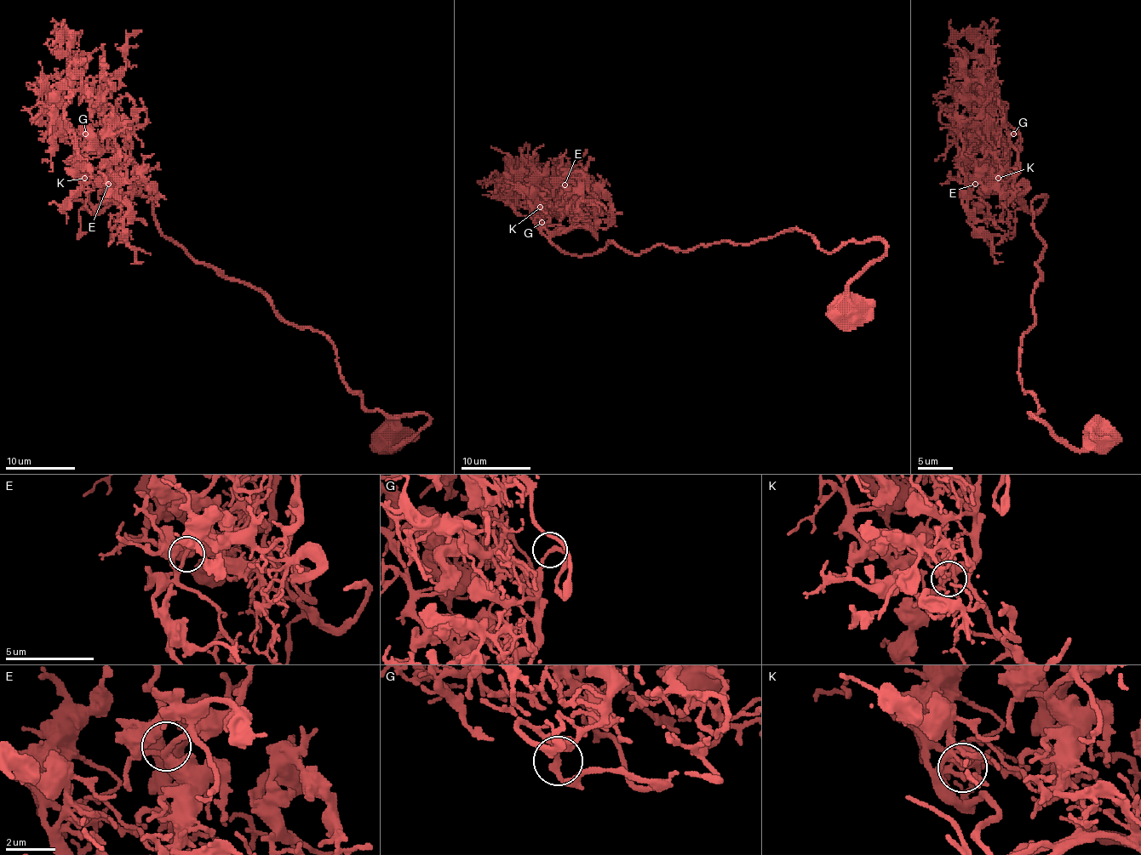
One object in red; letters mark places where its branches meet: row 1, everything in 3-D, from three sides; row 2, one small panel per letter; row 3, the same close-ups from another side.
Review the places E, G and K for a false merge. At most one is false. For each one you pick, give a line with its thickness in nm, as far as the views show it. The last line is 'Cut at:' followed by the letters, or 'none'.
Cut at: none

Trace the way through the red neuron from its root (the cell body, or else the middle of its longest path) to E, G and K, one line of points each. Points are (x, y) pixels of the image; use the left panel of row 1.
E: (384, 432), (429, 417), (368, 410), (324, 335), (146, 196), (96, 213), (131, 199), (108, 184)
G: (384, 432), (394, 450), (429, 417), (368, 410), (324, 335), (169, 241), (146, 196), (94, 211), (86, 133)
K: (384, 432), (394, 450), (429, 417), (368, 410), (324, 335), (169, 241), (146, 196), (96, 213), (84, 178)

